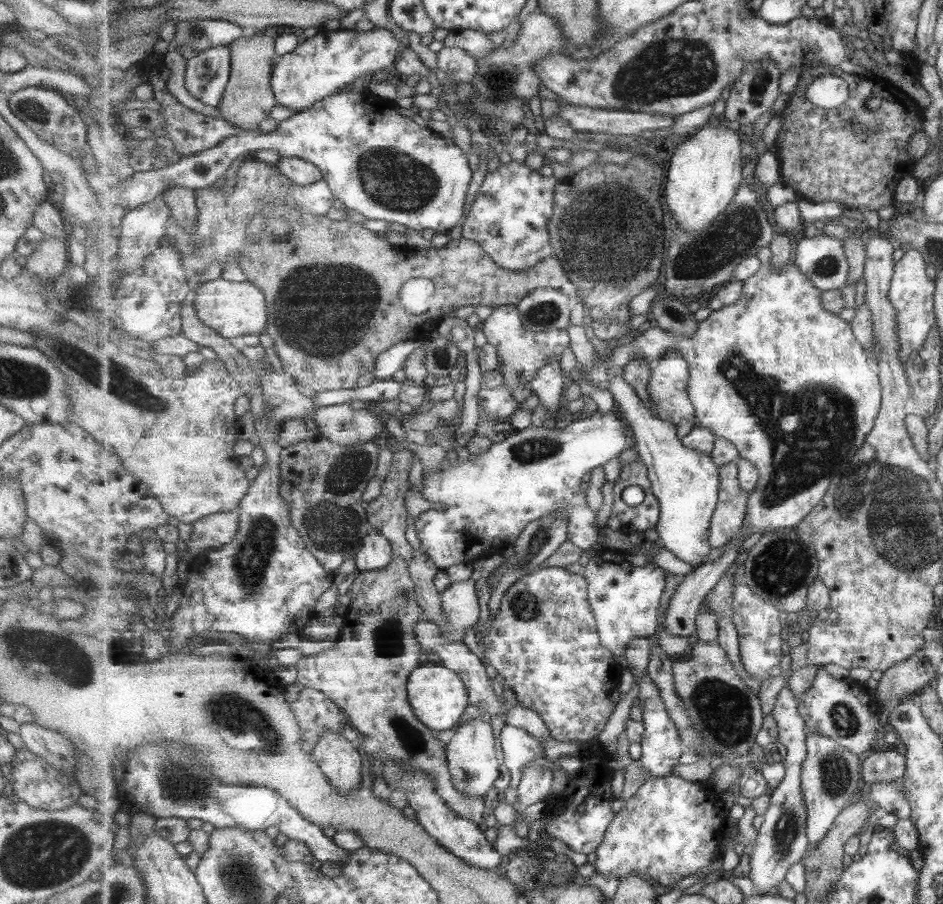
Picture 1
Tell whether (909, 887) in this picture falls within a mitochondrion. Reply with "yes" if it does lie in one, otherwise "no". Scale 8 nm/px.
no

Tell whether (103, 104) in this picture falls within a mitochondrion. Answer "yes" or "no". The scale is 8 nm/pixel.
no

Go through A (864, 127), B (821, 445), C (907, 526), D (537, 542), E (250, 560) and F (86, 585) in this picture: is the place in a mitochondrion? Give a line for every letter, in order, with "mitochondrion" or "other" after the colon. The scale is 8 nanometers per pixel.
A: mitochondrion
B: mitochondrion
C: mitochondrion
D: mitochondrion
E: mitochondrion
F: other

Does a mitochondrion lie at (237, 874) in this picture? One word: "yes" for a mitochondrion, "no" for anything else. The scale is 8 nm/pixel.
yes

